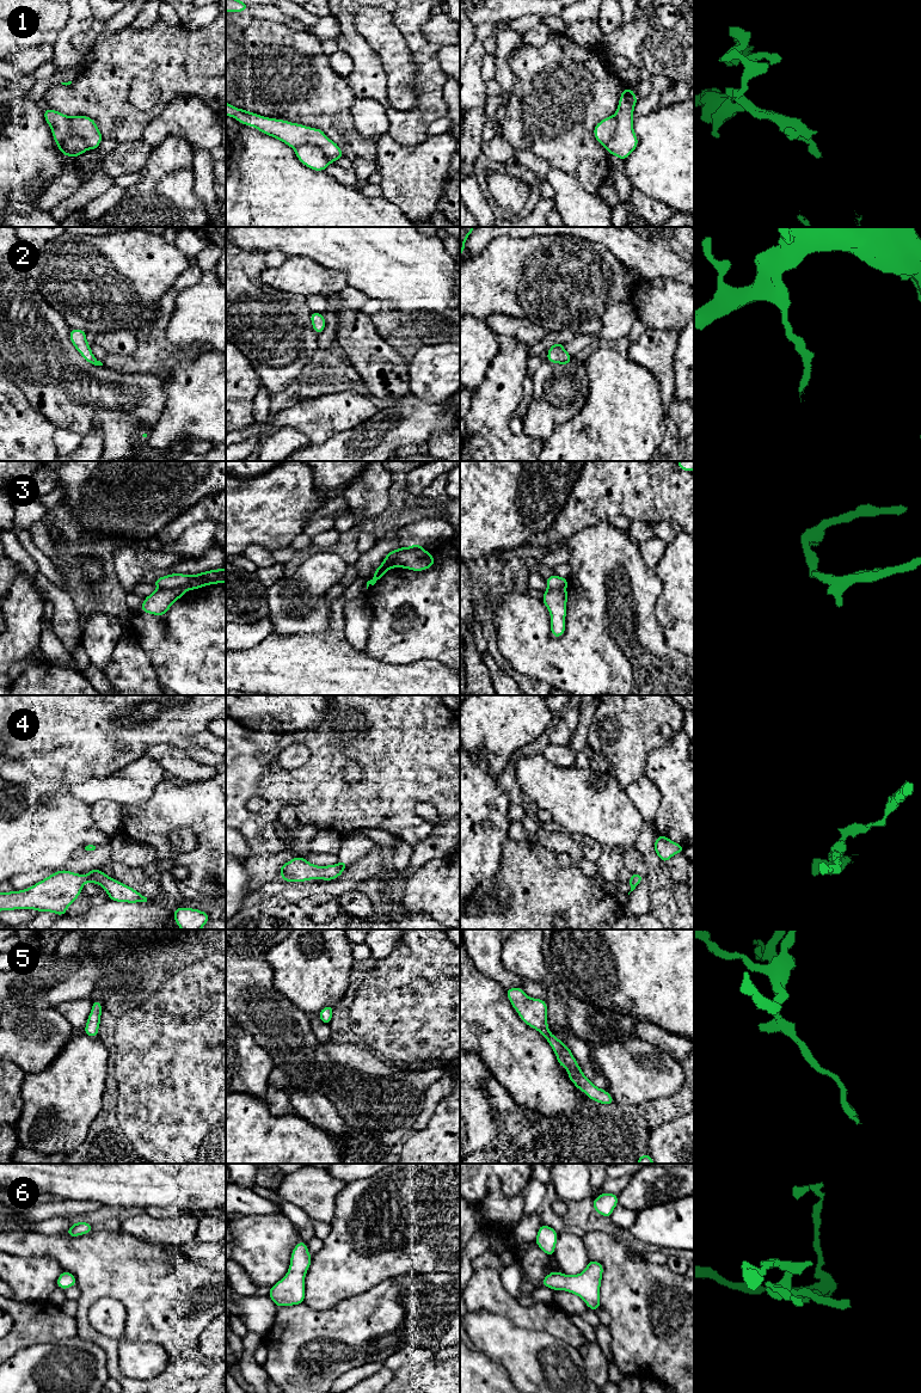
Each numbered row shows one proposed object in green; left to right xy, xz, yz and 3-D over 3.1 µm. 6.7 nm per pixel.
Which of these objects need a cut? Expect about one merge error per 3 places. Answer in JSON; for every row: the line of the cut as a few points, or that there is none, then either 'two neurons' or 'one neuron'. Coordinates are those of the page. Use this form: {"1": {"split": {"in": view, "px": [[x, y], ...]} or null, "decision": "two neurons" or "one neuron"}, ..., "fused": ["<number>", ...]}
{"1": {"split": {"in": "xy", "px": [[63, 143], [71, 135], [78, 135], [87, 148]]}, "decision": "two neurons"}, "2": {"split": null, "decision": "one neuron"}, "3": {"split": {"in": "xy", "px": [[207, 584], [201, 580], [196, 580], [186, 589], [160, 589]]}, "decision": "two neurons"}, "4": {"split": null, "decision": "one neuron"}, "5": {"split": null, "decision": "one neuron"}, "6": {"split": null, "decision": "one neuron"}, "fused": ["1", "3"]}

